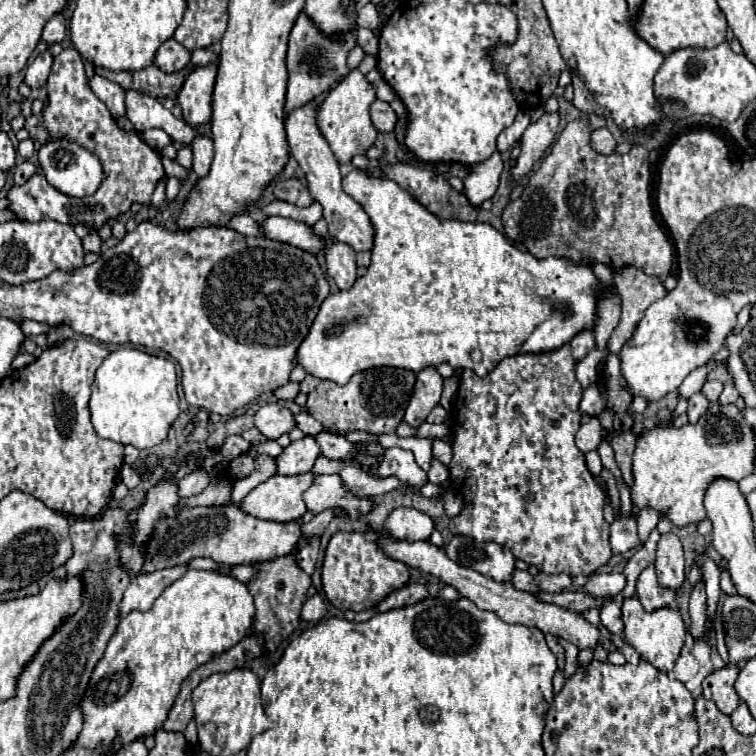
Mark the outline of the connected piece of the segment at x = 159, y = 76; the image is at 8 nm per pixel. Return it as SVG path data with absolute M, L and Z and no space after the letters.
M148 66L148 68L142 68L142 70L136 70L136 72L110 72L110 70L104 70L104 68L96 68L96 74L112 80L112 82L118 82L122 88L126 90L142 90L158 100L166 100L166 98L176 98L182 84L184 84L184 78L190 74L192 66L186 66L184 70L180 72L172 72L172 74L166 74L162 72L158 66Z

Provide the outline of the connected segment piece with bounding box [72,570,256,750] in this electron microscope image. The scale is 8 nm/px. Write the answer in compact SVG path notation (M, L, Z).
M188 570L180 580L164 590L164 594L152 604L148 612L134 610L122 616L102 660L98 660L92 672L86 696L82 698L84 726L72 746L92 750L100 748L100 744L128 746L138 738L152 736L166 722L166 716L180 692L182 680L198 666L206 664L214 656L230 650L234 644L246 638L252 626L254 612L256 608L244 582L218 572Z

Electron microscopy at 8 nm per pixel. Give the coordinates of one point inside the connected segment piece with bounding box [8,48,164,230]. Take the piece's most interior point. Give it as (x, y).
(132, 168)

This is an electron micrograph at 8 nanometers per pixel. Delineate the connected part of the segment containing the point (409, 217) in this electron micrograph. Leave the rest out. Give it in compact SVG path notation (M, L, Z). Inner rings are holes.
M360 170L350 172L348 176L342 178L342 190L352 196L370 216L376 236L374 236L374 248L372 248L372 264L368 266L366 276L358 278L356 284L348 290L330 294L320 310L318 316L314 318L314 324L310 326L310 332L306 340L298 346L298 356L296 362L306 370L306 374L312 374L320 380L332 380L336 384L346 384L352 374L368 370L368 368L378 368L378 366L392 366L392 368L404 368L412 372L420 372L422 368L428 366L438 366L442 362L448 362L454 370L474 370L478 376L486 376L494 370L494 366L516 354L526 354L526 352L552 352L554 348L562 348L562 344L568 344L574 338L574 332L578 328L594 328L596 320L596 306L598 306L598 288L600 282L594 276L590 266L584 264L574 264L570 258L556 258L548 256L544 260L534 258L530 252L520 252L516 246L512 246L502 232L494 230L490 224L480 224L480 222L460 222L460 220L438 220L432 212L428 212L418 200L414 200L406 190L402 190L396 182L388 178L372 178Z

